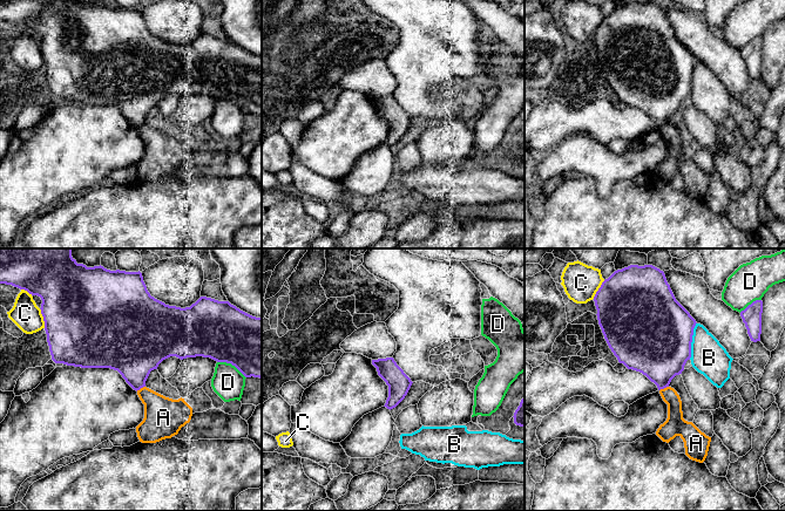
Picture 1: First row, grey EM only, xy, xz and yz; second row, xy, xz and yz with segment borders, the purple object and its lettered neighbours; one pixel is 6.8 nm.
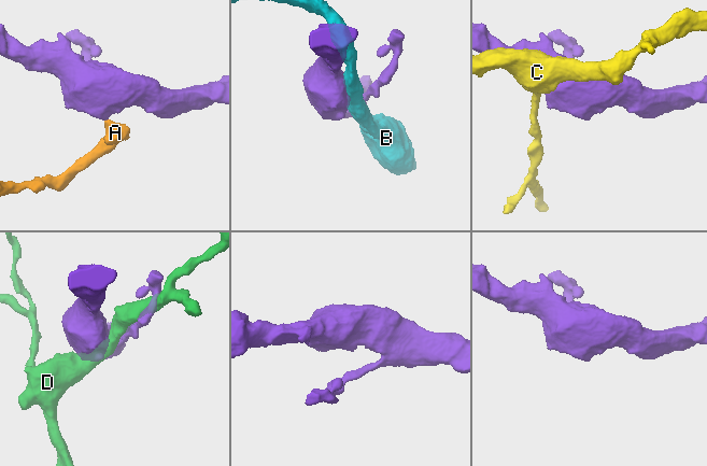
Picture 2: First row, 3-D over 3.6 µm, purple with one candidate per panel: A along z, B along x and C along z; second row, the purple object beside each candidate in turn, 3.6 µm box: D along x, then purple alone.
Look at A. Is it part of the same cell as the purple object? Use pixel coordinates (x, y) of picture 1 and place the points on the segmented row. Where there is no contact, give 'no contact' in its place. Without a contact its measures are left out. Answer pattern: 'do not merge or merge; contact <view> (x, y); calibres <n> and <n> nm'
do not merge; contact yz (663, 388); calibres 380 and 130 nm

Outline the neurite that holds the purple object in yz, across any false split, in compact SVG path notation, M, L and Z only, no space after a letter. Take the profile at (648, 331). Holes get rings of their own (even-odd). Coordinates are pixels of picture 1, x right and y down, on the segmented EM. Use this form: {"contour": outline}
{"contour": "M652 265L617 270L602 282L594 301L598 325L620 363L645 375L658 390L669 387L671 380L682 374L691 357L697 322L676 300L663 271Z"}

